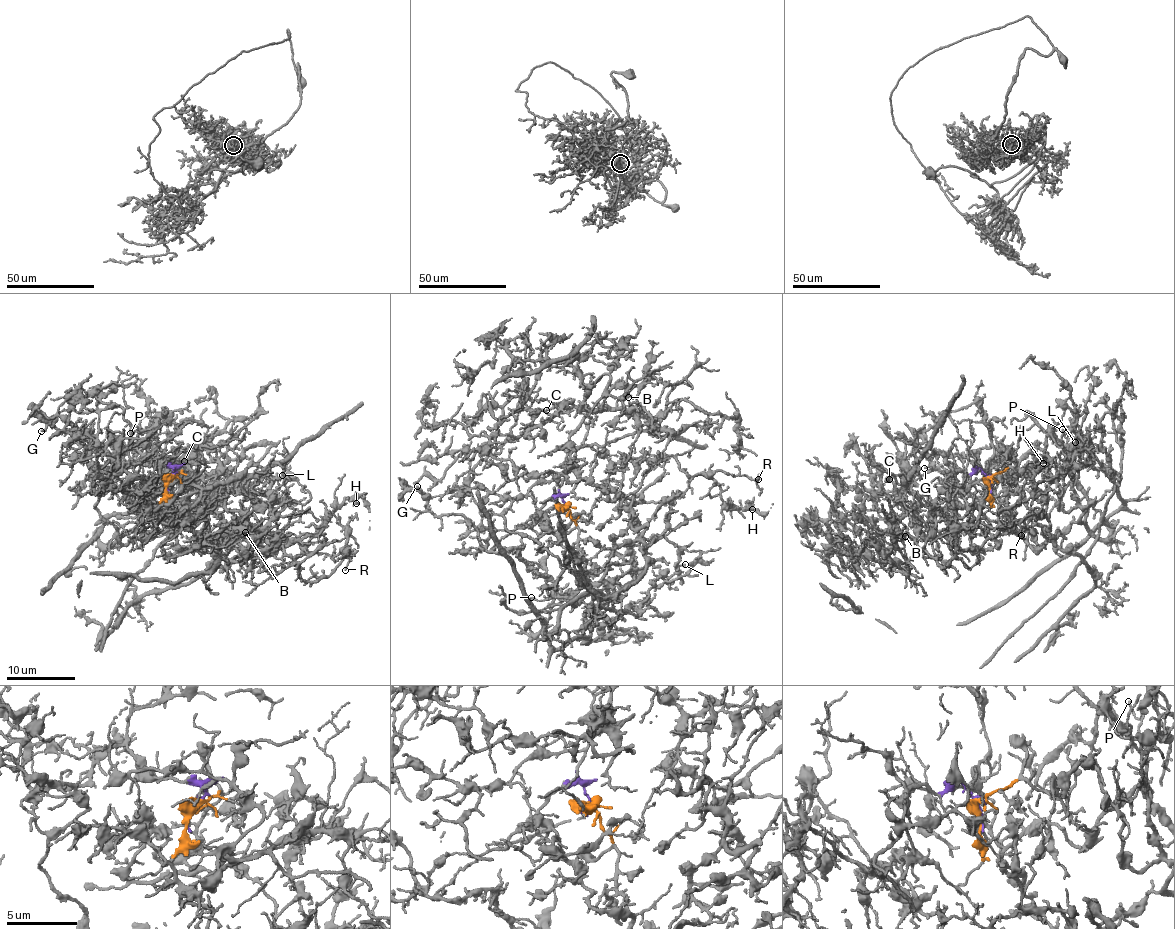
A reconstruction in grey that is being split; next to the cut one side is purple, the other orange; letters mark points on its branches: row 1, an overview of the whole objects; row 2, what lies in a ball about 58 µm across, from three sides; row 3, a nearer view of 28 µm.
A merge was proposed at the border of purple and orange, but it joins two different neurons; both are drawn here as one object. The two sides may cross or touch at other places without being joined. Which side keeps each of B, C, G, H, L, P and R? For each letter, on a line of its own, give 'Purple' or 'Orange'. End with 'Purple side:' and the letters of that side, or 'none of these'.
B: Purple
C: Purple
G: Orange
H: Purple
L: Purple
P: Orange
R: Purple
Purple side: B, C, H, L, R

